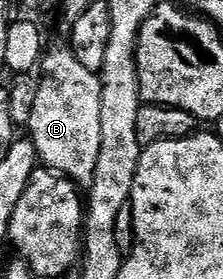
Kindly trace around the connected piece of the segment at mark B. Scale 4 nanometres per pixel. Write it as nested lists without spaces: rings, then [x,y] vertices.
[[[63,47],[45,54],[40,65],[38,94],[32,106],[28,139],[36,147],[38,160],[45,168],[68,178],[79,187],[88,187],[100,160],[100,91],[102,78],[88,71],[76,59],[73,49]]]

